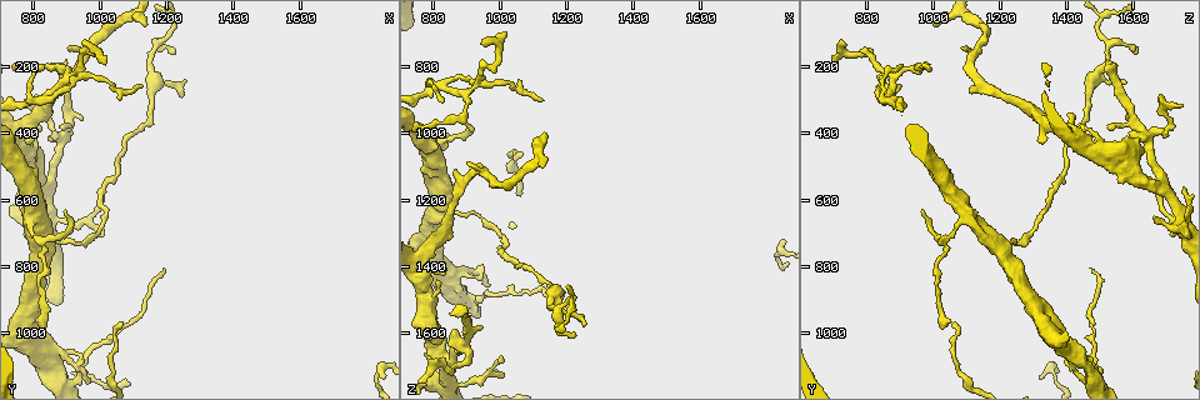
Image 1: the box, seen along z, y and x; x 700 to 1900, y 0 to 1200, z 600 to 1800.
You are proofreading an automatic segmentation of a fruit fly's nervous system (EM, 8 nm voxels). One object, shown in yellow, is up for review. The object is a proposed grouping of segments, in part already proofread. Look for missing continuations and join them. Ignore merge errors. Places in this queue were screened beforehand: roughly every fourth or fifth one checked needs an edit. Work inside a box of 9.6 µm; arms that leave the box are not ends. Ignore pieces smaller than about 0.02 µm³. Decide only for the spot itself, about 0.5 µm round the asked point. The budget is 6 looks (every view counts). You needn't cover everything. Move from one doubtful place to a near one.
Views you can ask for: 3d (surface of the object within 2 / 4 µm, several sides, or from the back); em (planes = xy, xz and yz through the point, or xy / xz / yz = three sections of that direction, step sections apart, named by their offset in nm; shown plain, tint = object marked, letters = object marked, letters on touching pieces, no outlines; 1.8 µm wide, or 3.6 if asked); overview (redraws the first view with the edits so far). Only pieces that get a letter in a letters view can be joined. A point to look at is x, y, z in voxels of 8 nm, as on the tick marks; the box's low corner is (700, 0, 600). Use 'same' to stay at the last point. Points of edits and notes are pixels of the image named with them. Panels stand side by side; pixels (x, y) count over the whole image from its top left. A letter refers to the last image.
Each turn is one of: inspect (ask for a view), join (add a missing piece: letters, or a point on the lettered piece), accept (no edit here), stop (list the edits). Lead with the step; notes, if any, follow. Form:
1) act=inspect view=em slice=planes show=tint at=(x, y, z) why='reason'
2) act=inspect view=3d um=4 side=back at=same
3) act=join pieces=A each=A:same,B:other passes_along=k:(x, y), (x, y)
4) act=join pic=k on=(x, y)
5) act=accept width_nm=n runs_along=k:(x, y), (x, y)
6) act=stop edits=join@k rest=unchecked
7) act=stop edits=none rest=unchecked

act=inspect view=em um=3.6 slice=xz step=16 show=tint at=(900, 180, 1510) why='branch stops here'

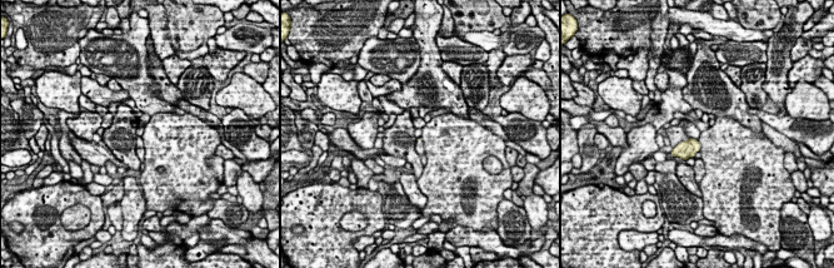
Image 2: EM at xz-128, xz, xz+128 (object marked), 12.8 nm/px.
act=inspect view=em um=3.6 slice=xz step=16 show=letters at=same

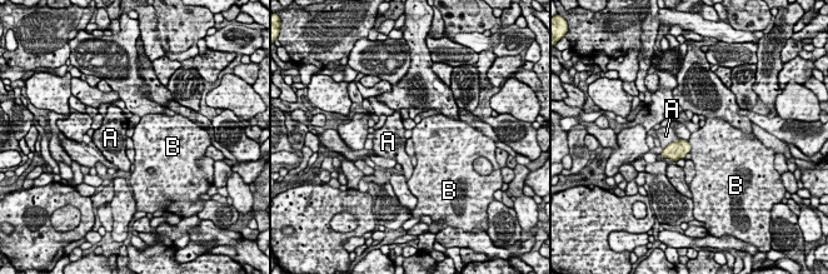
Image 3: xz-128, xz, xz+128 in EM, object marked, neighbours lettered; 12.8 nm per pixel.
act=accept each=A:other,B:other border=3:(687, 140), (691, 152) found='none of them fits'

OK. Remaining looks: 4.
act=inspect view=em slice=planes show=letters at=(1000, 580, 1670) why='free end'

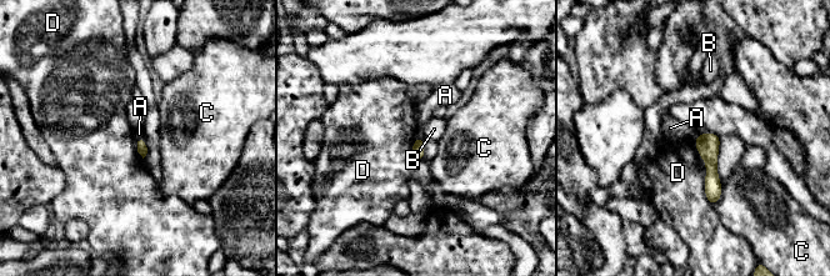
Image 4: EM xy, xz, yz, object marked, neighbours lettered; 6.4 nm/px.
act=accept each=A:other,B:other,C:other,D:other border=4:(416, 136), (421, 138) found='none of them fits'

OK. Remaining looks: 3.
act=inspect view=em slice=planes show=letters at=(900, 220, 890) why='three arms meet'

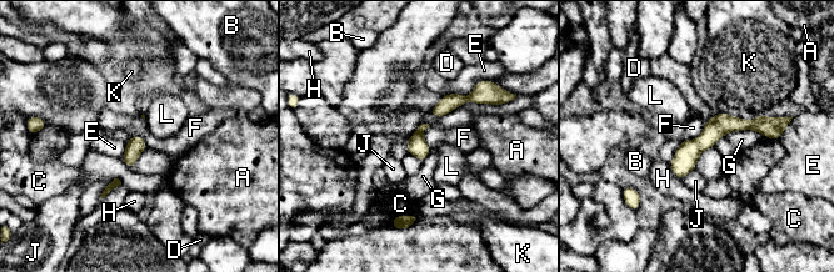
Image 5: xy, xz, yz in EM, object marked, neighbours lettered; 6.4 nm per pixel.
act=accept each=A:other,B:other,C:other,D:other,E:other,F:other,G:other,H:other,J:other,K:other,L:other found='none of them fits'

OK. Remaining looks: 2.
act=stop edits=none rest=unchecked

